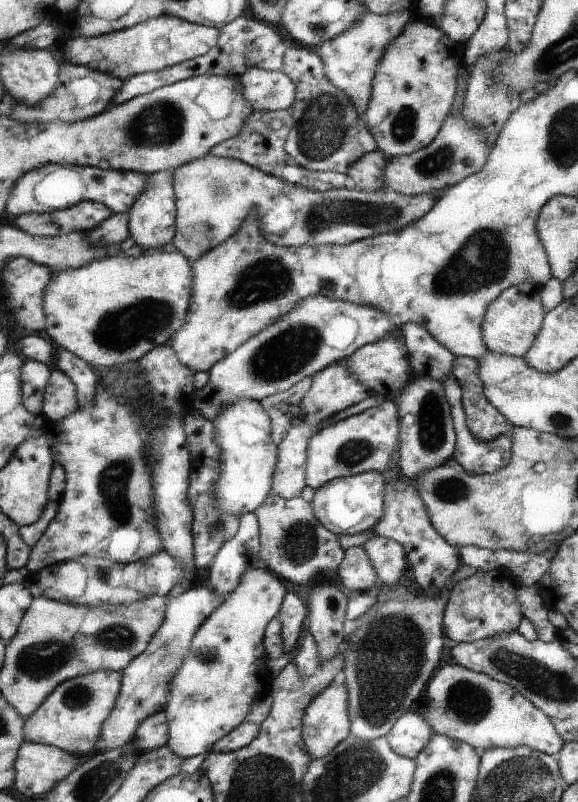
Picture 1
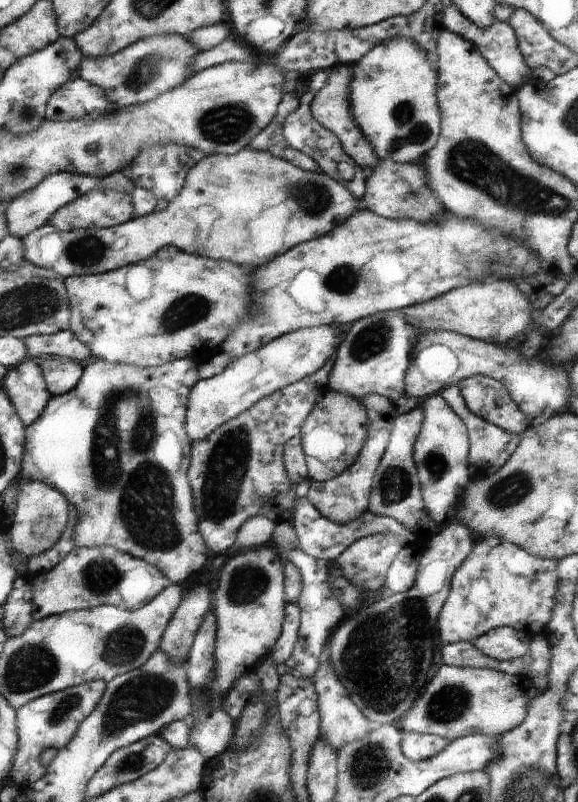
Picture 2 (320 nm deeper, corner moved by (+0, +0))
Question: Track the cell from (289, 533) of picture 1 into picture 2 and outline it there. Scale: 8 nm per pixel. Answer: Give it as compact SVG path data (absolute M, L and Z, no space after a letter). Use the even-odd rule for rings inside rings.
M292 549L281 553L285 554L285 561L294 565L301 572L303 588L299 600L296 602L301 610L299 614L298 640L296 641L292 656L284 663L281 668L286 673L292 673L300 678L314 678L316 672L320 670L320 656L324 652L324 646L328 642L328 636L332 634L334 628L338 628L338 622L342 620L342 605L339 599L335 597L335 592L331 589L331 580L328 580L330 574L330 564L312 555L307 555L304 551Z

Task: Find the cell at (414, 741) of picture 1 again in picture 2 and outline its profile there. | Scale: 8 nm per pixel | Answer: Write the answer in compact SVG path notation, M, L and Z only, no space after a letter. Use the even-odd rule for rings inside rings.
M402 731L402 751L408 759L413 761L428 761L442 753L448 745L450 739L438 735L419 735Z

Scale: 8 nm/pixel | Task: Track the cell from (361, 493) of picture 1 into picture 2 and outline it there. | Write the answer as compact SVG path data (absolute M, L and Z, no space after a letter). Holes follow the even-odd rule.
M375 394L360 397L359 401L368 406L367 413L372 414L372 434L368 434L368 442L364 443L364 454L359 454L360 462L356 462L352 470L345 470L330 481L312 481L307 495L326 518L341 525L362 517L370 510L373 478L382 456L387 452L391 433L394 432L395 406L392 401Z

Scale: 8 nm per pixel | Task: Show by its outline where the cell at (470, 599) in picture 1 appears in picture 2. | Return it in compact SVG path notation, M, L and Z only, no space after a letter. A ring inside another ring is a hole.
M476 538L470 556L456 569L450 596L440 613L441 644L474 642L496 627L512 627L536 636L542 634L556 608L559 560L533 555L504 539Z

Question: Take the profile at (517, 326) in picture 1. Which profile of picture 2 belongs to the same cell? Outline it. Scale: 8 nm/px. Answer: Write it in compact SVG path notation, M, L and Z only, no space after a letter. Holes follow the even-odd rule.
M492 278L456 287L428 302L407 306L402 312L422 330L452 331L499 345L526 330L532 316L532 306L514 282L506 278Z

